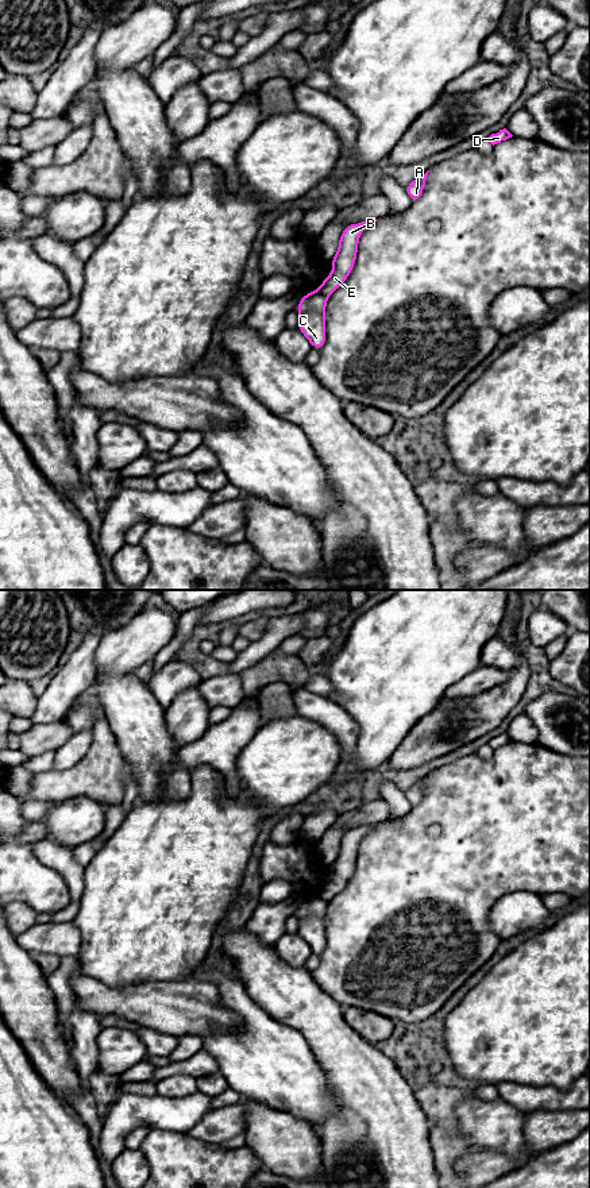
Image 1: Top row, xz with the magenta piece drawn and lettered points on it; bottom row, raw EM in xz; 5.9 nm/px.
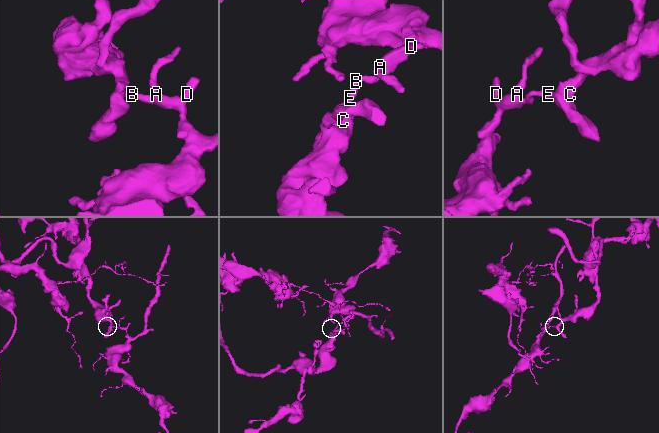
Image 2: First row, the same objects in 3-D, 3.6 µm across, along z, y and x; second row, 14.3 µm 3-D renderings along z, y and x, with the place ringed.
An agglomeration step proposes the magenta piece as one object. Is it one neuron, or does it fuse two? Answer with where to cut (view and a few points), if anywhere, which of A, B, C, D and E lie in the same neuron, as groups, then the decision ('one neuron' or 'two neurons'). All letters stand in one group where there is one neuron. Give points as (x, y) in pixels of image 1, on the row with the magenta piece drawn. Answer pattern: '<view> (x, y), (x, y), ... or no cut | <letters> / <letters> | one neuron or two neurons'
xz (316, 290), (327, 299) | A B D E / C | two neurons

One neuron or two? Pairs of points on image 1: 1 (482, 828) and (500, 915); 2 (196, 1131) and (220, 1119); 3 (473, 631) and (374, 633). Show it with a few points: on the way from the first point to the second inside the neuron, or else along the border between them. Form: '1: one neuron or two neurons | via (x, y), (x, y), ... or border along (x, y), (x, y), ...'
1: two neurons | border along (527, 890), (508, 893), (492, 907), (494, 933)
2: one neuron | via (201, 1130), (208, 1130), (215, 1125)
3: one neuron | via (448, 631), (398, 633)

